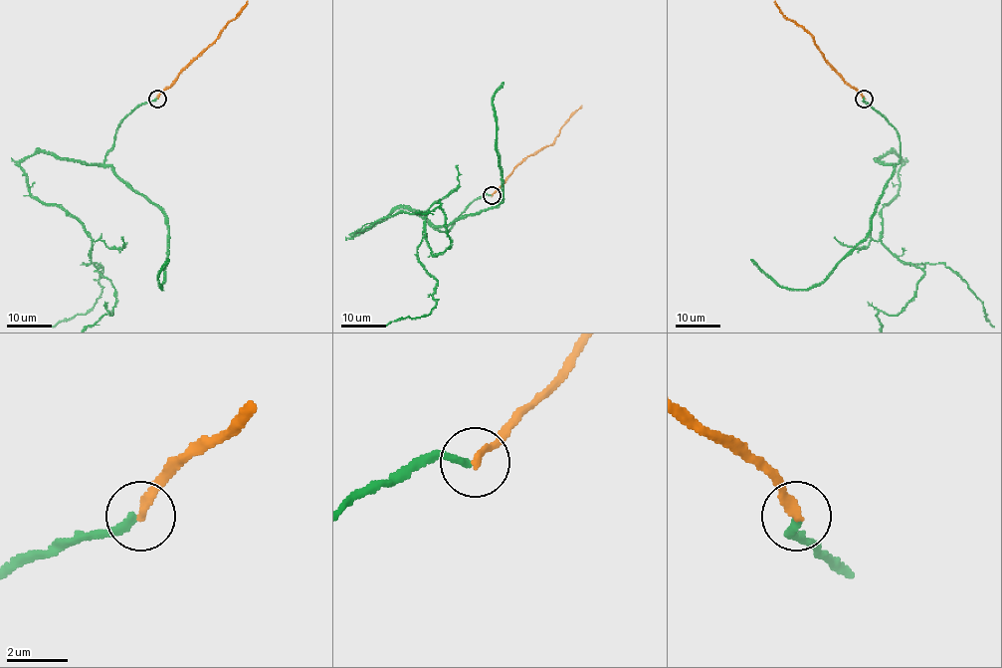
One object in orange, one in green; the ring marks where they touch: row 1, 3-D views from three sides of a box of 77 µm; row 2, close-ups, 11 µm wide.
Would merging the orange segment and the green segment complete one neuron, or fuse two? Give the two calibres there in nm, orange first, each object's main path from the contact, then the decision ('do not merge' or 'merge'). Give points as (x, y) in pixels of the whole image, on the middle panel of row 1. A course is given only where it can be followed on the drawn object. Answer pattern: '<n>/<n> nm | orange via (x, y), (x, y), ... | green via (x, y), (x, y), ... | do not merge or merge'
260/240 nm | green via (492, 195), (448, 231), (395, 208), (354, 232), (426, 212), (438, 256), (450, 238), (438, 208), (382, 225) | merge

